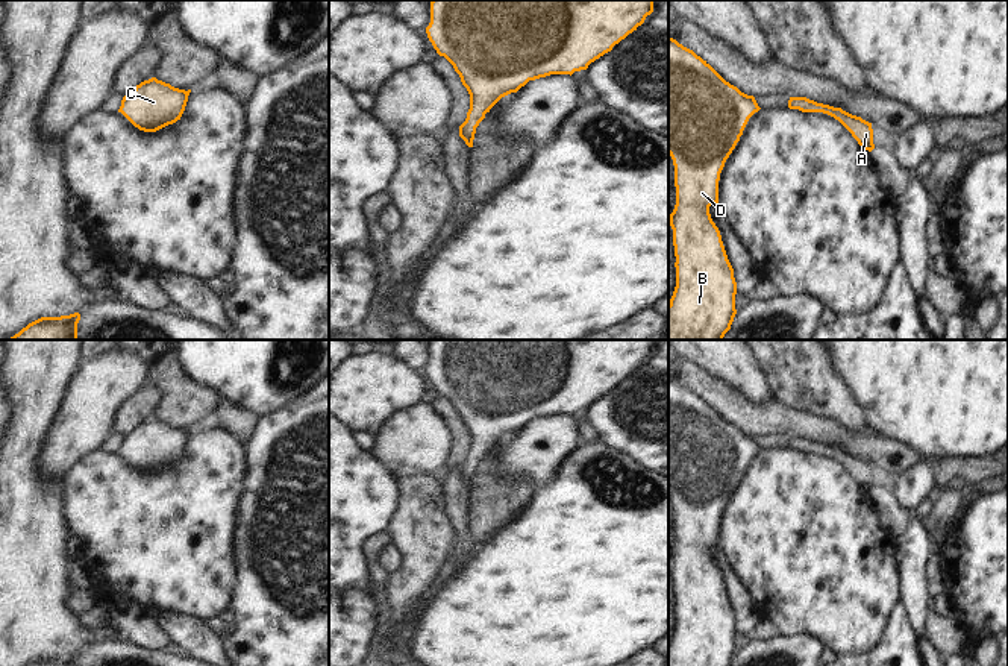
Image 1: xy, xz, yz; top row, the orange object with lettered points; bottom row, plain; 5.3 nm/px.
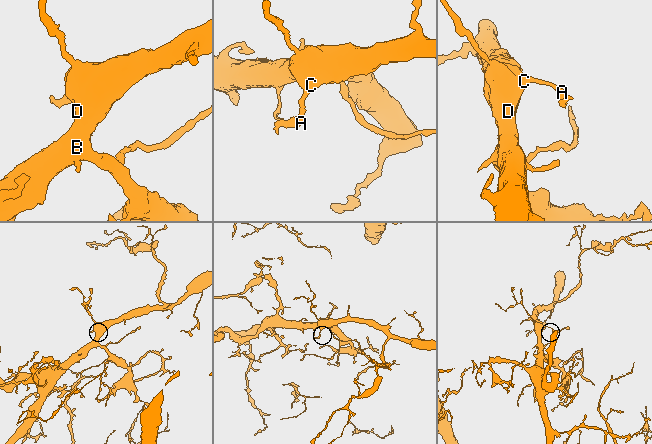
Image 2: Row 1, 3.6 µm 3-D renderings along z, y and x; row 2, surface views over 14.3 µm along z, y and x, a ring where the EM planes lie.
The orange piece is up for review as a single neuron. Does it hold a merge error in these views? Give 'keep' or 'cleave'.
keep

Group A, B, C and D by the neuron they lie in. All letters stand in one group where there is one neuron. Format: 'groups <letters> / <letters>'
groups A B C D

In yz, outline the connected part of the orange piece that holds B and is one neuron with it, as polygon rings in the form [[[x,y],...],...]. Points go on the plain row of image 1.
[[[668,378],[668,495],[675,505],[676,545],[670,554],[676,596],[676,627],[668,643],[668,666],[731,666],[737,654],[737,622],[709,546],[718,543],[718,520],[749,458],[758,452],[753,435],[726,422],[706,401],[676,379]]]

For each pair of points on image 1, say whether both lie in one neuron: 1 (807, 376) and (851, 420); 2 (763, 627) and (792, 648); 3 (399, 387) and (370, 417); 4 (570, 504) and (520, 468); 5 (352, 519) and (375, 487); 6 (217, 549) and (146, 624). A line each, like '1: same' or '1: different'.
1: same
2: different
3: same
4: different
5: same
6: different

